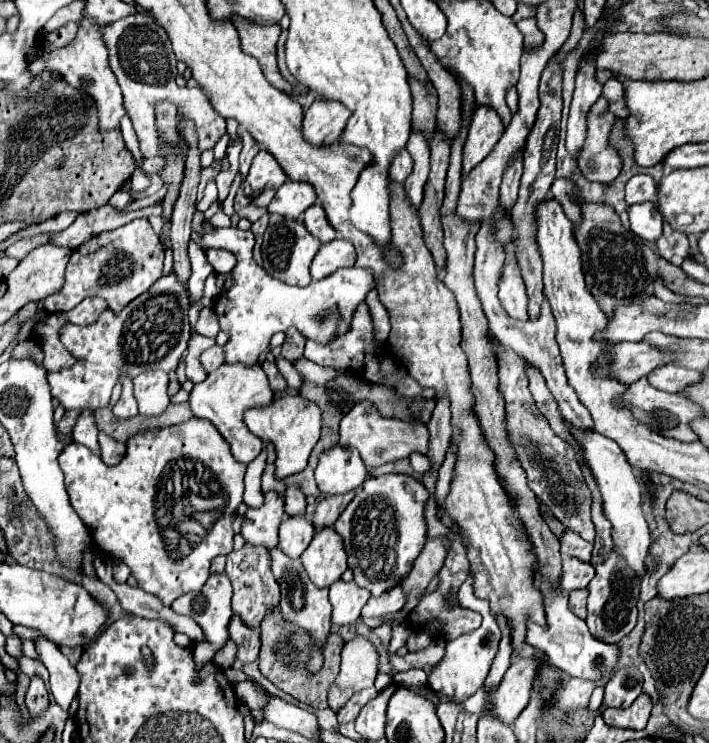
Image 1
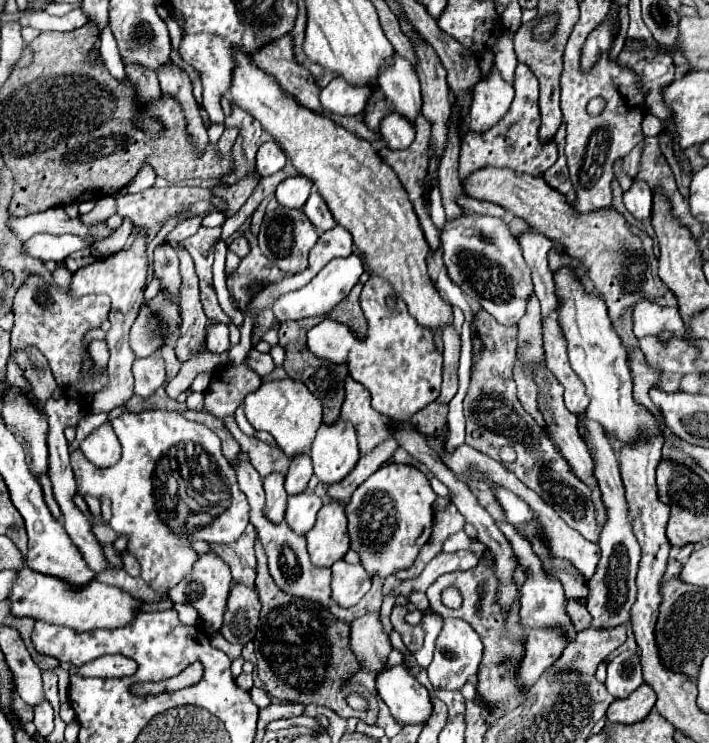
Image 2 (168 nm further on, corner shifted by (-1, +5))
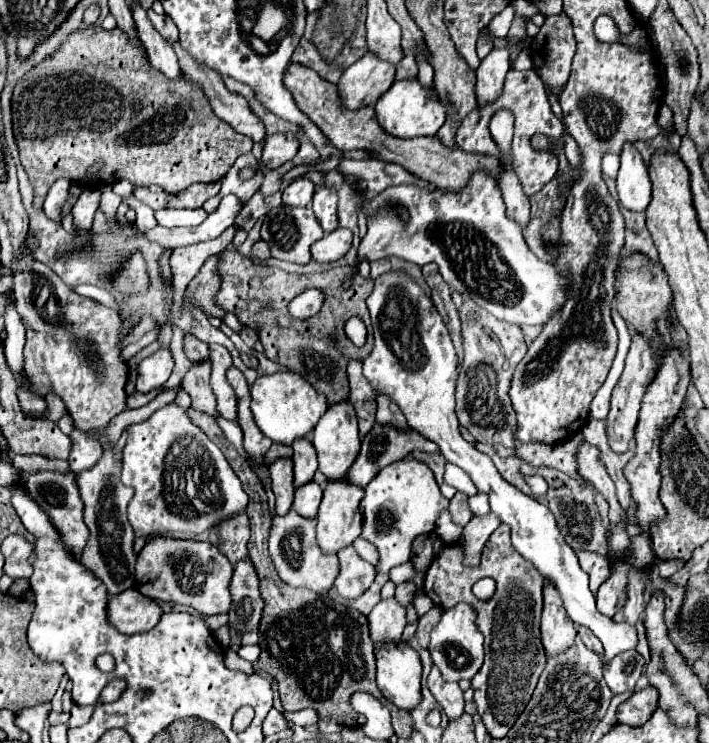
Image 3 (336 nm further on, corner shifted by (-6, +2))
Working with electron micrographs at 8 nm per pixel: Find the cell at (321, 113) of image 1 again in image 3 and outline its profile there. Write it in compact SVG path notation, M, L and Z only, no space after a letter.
M366 53L350 65L338 81L338 97L346 109L362 109L376 105L378 97L394 83L396 69L380 61L374 53Z

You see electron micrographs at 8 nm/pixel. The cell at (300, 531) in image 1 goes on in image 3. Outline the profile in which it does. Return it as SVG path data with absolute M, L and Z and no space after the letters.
M314 481L302 485L296 489L296 497L294 497L294 503L292 503L292 509L306 517L306 519L314 519L316 513L318 513L318 505L320 505L320 499L322 499L322 489L320 485L316 485Z

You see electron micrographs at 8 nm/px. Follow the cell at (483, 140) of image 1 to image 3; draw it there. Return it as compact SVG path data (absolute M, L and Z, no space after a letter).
M492 49L492 53L482 59L480 67L476 69L476 95L480 105L488 105L502 95L502 85L506 73L510 71L510 53L506 49Z

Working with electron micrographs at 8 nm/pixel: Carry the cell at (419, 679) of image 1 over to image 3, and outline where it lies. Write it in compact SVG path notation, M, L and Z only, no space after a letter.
M479 493L472 496L468 499L468 501L470 502L471 511L475 513L475 515L481 516L482 513L490 512L488 495L485 493Z

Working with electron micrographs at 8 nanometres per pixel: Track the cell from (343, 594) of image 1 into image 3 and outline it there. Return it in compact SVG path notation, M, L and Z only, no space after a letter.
M352 545L342 549L338 553L338 559L340 559L340 575L334 583L334 587L340 597L354 601L362 593L366 593L366 589L370 589L370 585L374 583L374 577L376 577L376 569L368 561L360 559Z

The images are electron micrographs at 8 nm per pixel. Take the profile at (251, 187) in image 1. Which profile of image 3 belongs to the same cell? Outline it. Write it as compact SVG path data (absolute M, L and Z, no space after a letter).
M272 135L264 141L262 163L268 169L278 169L286 161L292 161L298 151L298 139L294 135Z

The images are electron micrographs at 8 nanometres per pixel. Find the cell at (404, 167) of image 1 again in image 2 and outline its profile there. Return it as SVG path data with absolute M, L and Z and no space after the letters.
M391 110L379 126L379 132L383 136L383 142L391 150L401 150L409 148L411 142L415 140L415 126L411 120L403 118L397 110Z

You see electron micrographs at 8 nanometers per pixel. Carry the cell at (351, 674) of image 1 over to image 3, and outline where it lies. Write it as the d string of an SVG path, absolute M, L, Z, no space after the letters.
M384 599L368 615L368 627L370 639L376 647L390 641L400 641L406 627L406 609L398 605L396 599Z

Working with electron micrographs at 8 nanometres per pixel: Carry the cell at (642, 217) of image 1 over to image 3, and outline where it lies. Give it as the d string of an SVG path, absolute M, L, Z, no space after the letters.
M624 145L620 153L620 171L616 177L620 203L628 211L646 211L652 197L648 167L634 145Z

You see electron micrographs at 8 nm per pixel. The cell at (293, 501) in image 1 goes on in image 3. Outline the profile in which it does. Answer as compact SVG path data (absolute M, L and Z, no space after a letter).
M310 439L294 441L292 449L294 449L294 457L292 457L292 461L294 461L294 485L300 487L300 485L310 483L310 479L314 477L314 473L318 469L316 449L314 449Z

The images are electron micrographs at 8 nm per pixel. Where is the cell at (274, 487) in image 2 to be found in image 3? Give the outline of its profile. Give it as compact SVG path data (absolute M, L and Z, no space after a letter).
M292 459L274 461L274 465L270 465L270 475L272 475L272 491L276 495L276 513L286 515L294 499Z

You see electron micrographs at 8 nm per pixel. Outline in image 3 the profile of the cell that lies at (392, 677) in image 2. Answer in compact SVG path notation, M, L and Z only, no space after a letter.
M402 641L376 649L376 683L382 695L398 709L412 711L422 701L420 675L422 665L418 653Z

